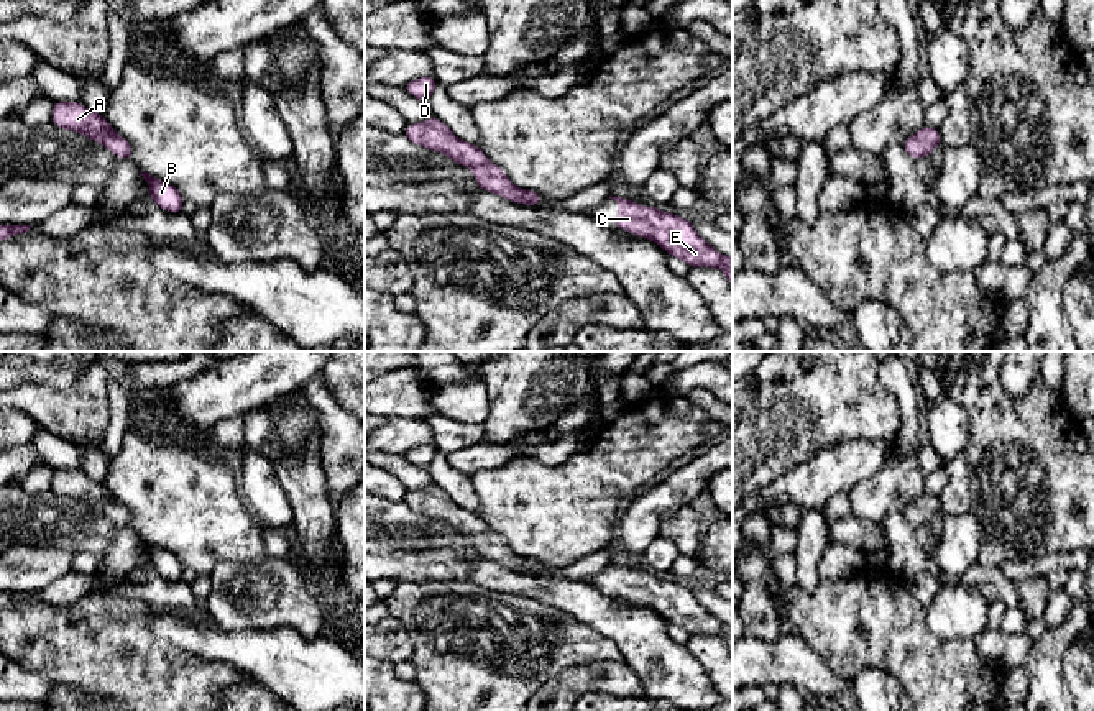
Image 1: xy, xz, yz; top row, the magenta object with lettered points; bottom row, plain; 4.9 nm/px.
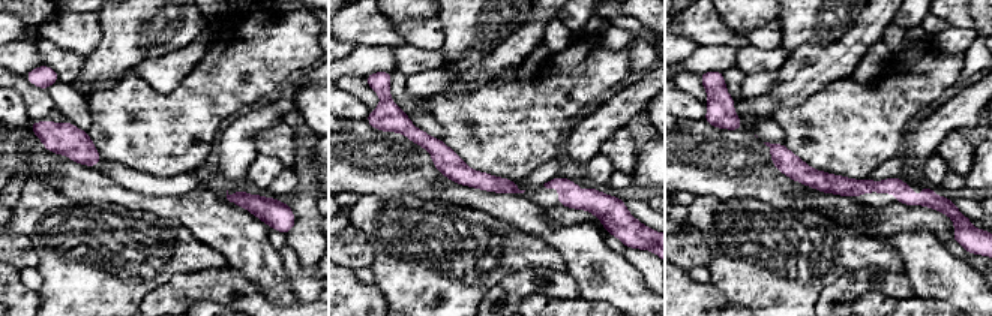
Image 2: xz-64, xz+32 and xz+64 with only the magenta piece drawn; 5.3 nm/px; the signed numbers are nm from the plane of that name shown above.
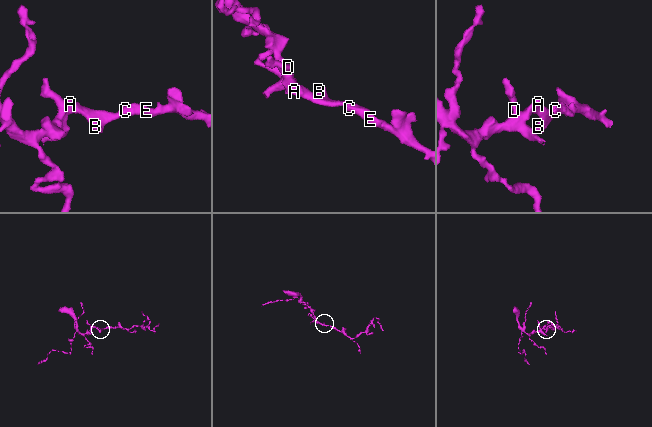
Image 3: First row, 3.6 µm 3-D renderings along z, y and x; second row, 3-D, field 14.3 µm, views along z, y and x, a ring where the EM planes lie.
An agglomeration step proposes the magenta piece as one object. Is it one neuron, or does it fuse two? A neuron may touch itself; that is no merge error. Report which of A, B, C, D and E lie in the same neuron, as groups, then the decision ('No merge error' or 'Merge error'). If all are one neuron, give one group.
Groups: A B C D E. No merge error

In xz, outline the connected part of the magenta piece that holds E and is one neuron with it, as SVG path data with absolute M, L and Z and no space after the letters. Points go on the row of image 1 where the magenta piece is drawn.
M609 197L619 205L619 215L611 218L619 230L652 240L667 255L683 259L690 268L710 266L724 271L733 286L733 256L719 255L693 228L693 223L657 207L644 209L629 199Z

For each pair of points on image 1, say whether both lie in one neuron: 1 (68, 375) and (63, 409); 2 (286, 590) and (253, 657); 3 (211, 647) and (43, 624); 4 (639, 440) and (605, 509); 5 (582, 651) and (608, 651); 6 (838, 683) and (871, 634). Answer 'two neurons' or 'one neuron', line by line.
1: two neurons
2: two neurons
3: two neurons
4: one neuron
5: one neuron
6: two neurons

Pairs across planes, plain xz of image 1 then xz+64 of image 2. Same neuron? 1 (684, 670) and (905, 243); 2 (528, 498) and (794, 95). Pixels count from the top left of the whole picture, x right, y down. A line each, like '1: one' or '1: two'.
1: one
2: two

